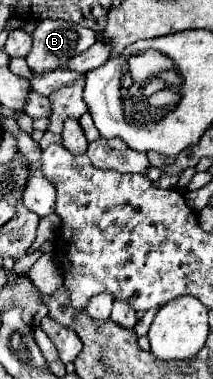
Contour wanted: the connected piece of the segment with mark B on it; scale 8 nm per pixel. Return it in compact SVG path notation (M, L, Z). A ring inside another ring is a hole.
M44 19L32 33L34 45L26 61L34 73L52 71L96 43L96 33L72 21Z

